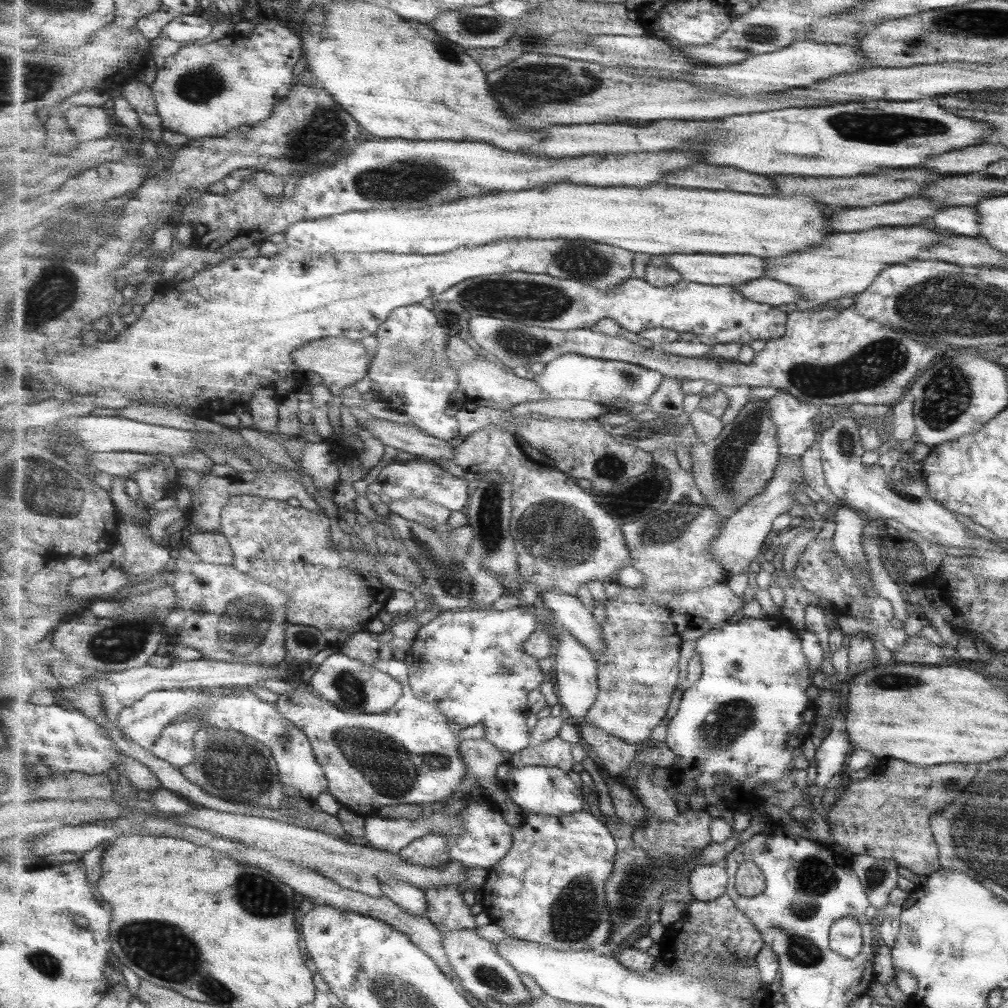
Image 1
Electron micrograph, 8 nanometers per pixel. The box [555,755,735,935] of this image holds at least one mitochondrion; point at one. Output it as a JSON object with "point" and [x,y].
{"point":[632,889]}

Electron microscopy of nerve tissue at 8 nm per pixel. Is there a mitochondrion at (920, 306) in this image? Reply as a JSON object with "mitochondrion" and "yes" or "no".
{"mitochondrion":"yes"}

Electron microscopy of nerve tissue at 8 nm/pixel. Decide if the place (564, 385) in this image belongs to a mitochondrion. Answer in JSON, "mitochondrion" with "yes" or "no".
{"mitochondrion":"no"}

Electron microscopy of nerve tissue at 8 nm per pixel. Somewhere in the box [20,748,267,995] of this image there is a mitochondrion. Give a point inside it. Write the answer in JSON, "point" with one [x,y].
{"point":[44,961]}

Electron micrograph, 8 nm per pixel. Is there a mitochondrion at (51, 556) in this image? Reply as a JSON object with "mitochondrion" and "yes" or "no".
{"mitochondrion":"no"}

